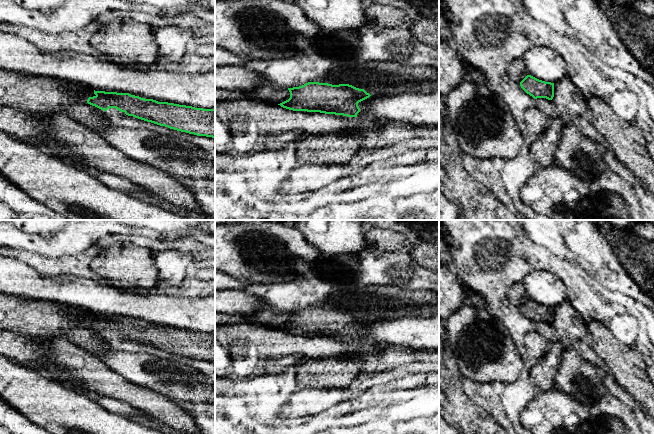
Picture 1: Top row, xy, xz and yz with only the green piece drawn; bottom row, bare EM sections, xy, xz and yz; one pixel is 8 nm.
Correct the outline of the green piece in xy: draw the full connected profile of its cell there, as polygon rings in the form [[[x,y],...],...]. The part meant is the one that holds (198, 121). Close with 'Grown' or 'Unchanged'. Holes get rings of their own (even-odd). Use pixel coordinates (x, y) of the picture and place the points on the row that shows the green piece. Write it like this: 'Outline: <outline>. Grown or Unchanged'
Outline: [[[95,91],[87,103],[101,110],[116,108],[128,116],[197,136],[215,138],[215,109],[145,99],[129,93]]]. Unchanged

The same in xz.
Outline: [[[308,82],[288,90],[290,98],[278,104],[283,108],[347,117],[357,117],[360,112],[358,103],[371,96],[364,89],[349,84]]]. Unchanged

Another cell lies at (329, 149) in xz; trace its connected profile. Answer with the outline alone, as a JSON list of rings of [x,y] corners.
[[[358,133],[308,136],[297,142],[296,154],[302,164],[346,164],[357,154],[361,145],[362,139]]]

